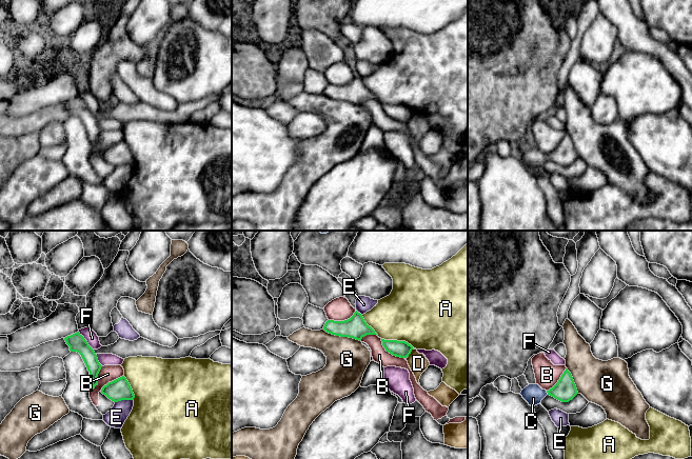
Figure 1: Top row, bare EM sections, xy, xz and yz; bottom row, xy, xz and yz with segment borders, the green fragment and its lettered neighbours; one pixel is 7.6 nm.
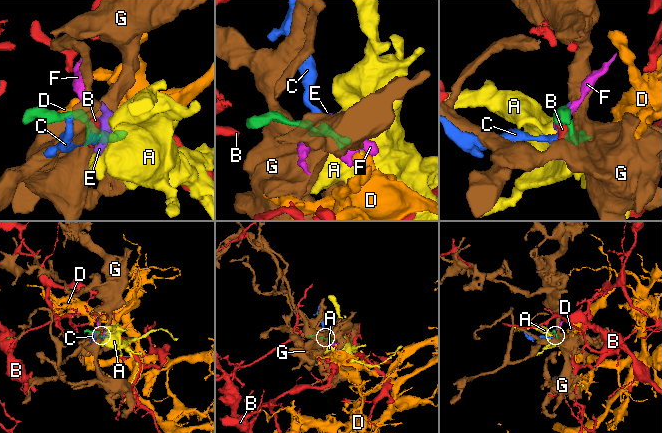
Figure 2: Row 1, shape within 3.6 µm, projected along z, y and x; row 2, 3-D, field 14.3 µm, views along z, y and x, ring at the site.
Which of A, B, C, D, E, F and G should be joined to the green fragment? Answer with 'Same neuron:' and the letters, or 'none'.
Same neuron: C

